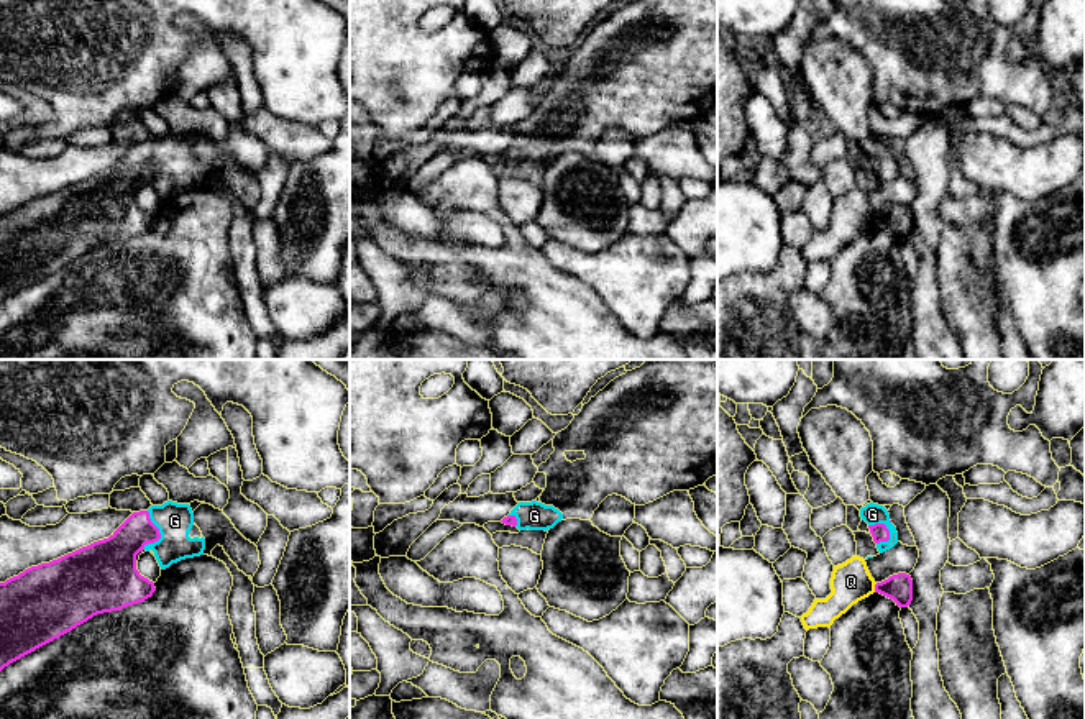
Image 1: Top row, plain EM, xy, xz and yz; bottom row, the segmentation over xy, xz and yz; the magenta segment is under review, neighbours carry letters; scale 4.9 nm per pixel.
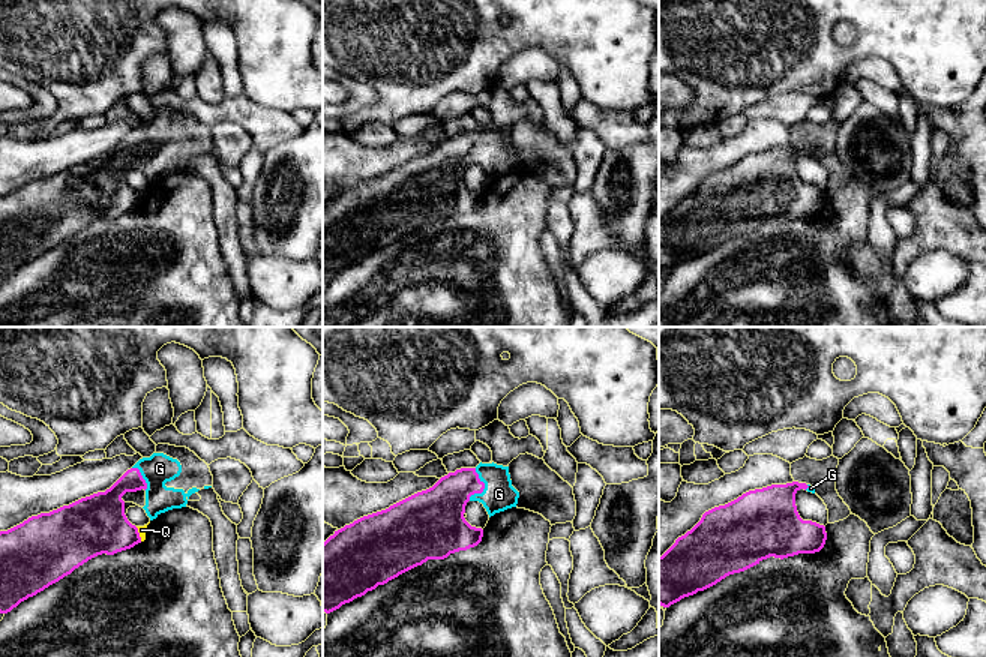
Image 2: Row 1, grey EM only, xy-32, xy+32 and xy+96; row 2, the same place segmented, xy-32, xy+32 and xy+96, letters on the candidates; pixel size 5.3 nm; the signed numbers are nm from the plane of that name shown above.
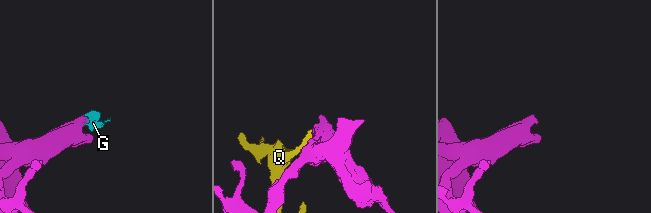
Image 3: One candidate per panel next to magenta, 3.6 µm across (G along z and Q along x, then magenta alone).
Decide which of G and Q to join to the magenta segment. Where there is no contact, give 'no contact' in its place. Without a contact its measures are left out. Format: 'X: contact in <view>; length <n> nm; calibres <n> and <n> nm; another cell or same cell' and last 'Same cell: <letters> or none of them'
G: contact in xy; length 190 nm; calibres 200 and 180 nm; same cell
Q: contact in yz; length 50 nm; calibres 130 and 200 nm; another cell
Same cell: G

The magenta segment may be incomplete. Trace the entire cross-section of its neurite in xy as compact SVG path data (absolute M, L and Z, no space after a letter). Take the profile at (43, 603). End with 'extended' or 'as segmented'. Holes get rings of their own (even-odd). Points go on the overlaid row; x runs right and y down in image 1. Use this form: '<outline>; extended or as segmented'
M204 502L151 506L133 512L108 538L94 542L49 563L31 566L0 583L0 671L36 648L59 639L97 614L143 602L154 583L136 570L136 555L154 552L161 570L204 555L205 538L194 524L194 511Z; extended

